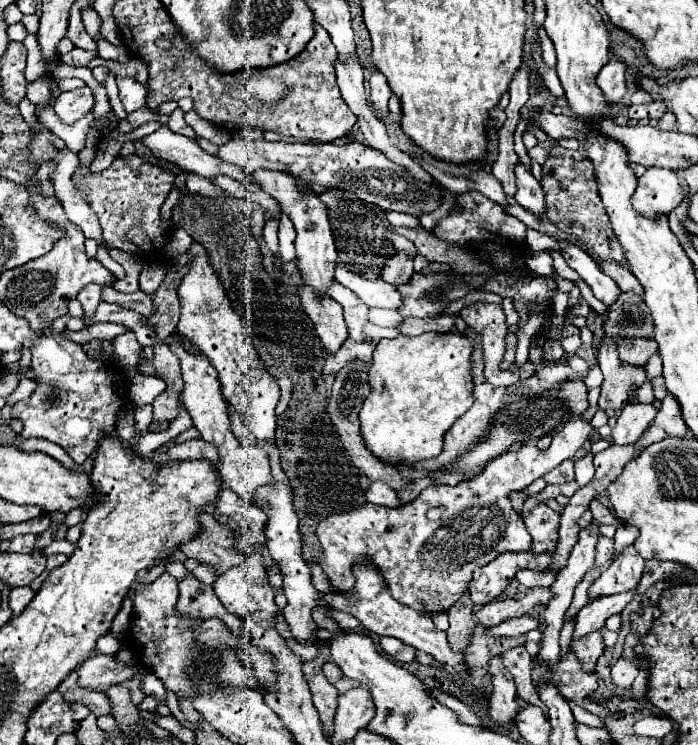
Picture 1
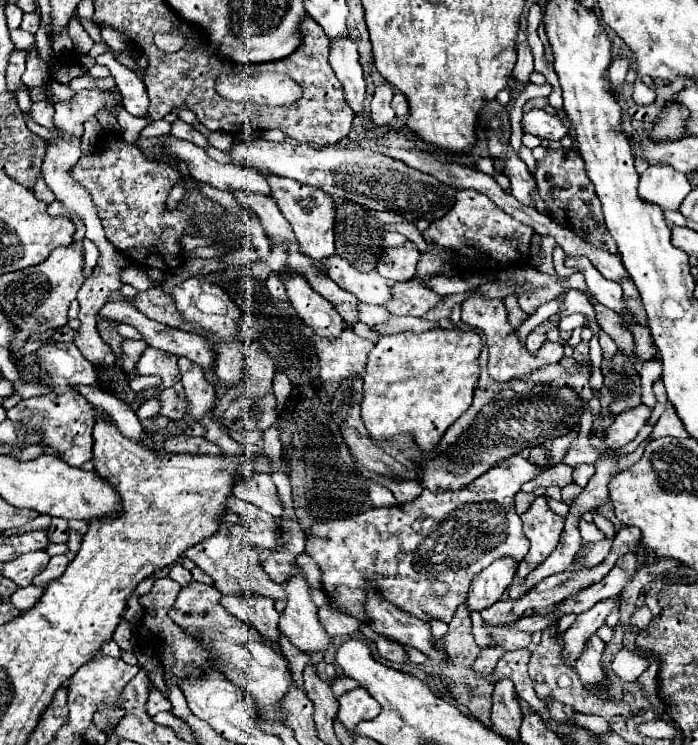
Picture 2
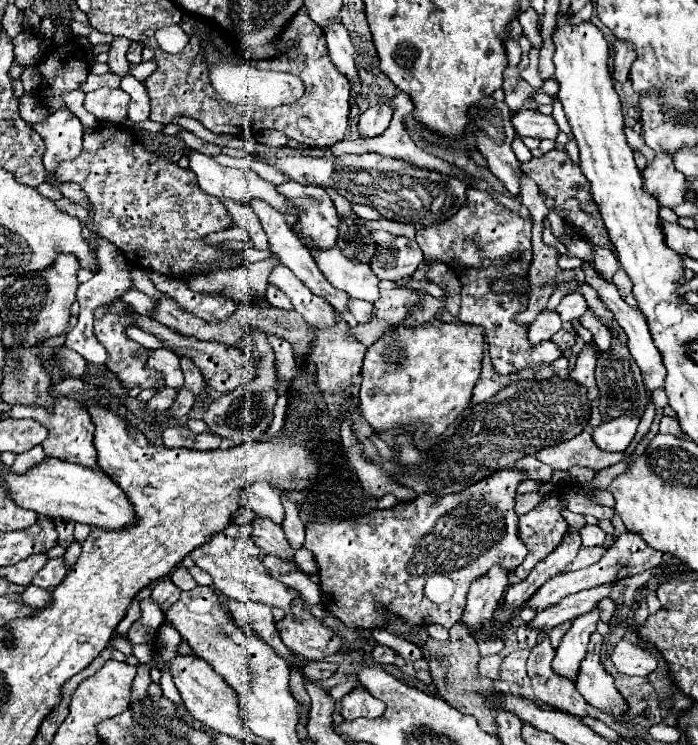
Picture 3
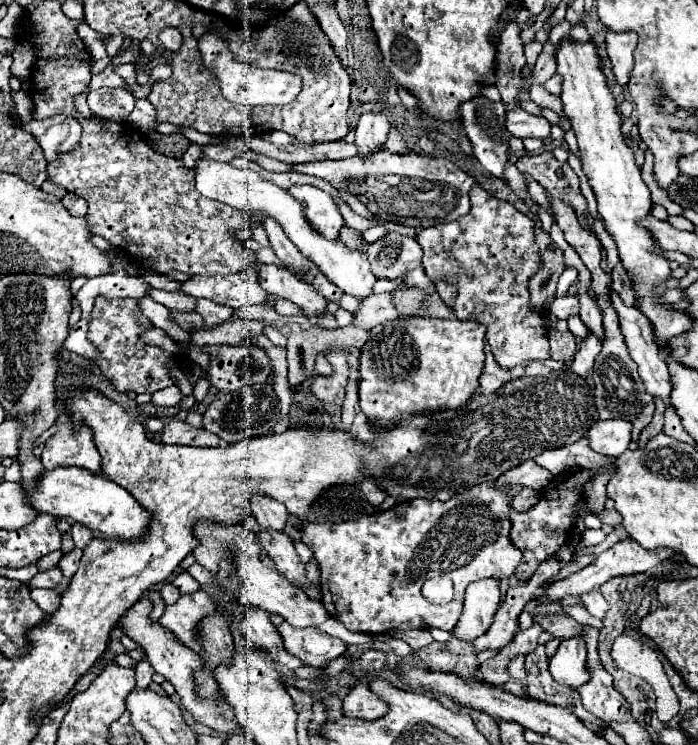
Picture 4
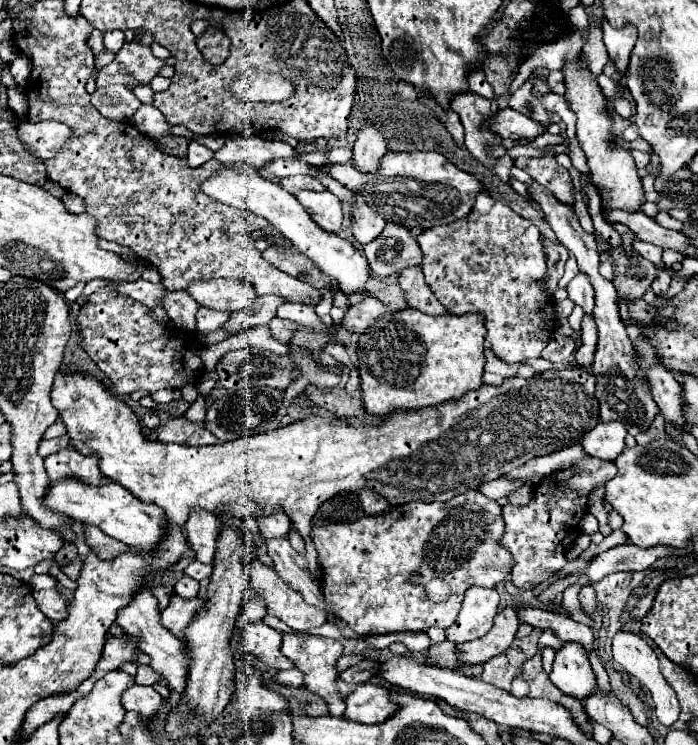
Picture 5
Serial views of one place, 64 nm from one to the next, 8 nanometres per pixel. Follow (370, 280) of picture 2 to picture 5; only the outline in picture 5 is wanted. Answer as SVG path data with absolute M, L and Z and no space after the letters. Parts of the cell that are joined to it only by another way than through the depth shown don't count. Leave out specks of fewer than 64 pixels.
M218 168L200 184L200 192L204 192L206 196L212 196L214 200L218 200L222 204L228 204L234 208L244 208L244 210L254 212L256 216L266 218L276 230L280 230L294 244L294 248L298 248L304 256L308 256L320 272L336 278L338 288L344 294L364 292L364 288L370 280L370 272L368 272L370 268L368 268L368 260L364 258L364 254L348 240L322 232L322 228L312 222L308 212L304 212L304 206L282 186L262 178L256 172L242 174L234 168Z

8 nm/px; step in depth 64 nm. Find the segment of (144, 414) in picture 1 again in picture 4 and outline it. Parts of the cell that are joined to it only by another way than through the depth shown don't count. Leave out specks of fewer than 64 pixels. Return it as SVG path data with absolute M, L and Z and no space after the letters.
M168 386L168 388L152 394L152 404L168 408L168 406L176 406L180 402L180 398L182 398L182 392L178 390L178 386Z

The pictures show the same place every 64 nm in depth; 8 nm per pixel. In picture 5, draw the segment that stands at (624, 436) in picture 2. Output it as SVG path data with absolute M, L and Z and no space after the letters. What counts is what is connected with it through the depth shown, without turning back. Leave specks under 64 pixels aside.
M612 420L612 422L600 422L596 424L590 432L584 434L582 444L584 450L594 456L594 458L602 458L602 460L616 460L616 456L620 456L620 452L624 450L624 438L626 438L626 426L620 424L620 420Z

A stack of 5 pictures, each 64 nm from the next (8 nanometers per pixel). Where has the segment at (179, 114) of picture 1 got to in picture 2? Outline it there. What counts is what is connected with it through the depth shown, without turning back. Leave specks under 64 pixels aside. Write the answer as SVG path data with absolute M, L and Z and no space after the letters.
M176 118L176 122L172 124L172 132L170 132L170 134L172 134L172 136L176 136L176 138L182 138L182 140L196 142L196 146L200 146L200 148L206 148L206 146L208 146L206 138L204 138L196 128L192 128L190 124L182 122L180 118Z

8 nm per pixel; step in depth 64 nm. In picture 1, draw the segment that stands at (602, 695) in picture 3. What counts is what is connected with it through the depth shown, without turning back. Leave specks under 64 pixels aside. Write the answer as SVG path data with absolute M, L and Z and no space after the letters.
M592 632L588 636L576 638L570 642L570 650L578 656L580 664L584 670L592 670L598 656L604 652L604 642L602 642L602 634L600 632Z

